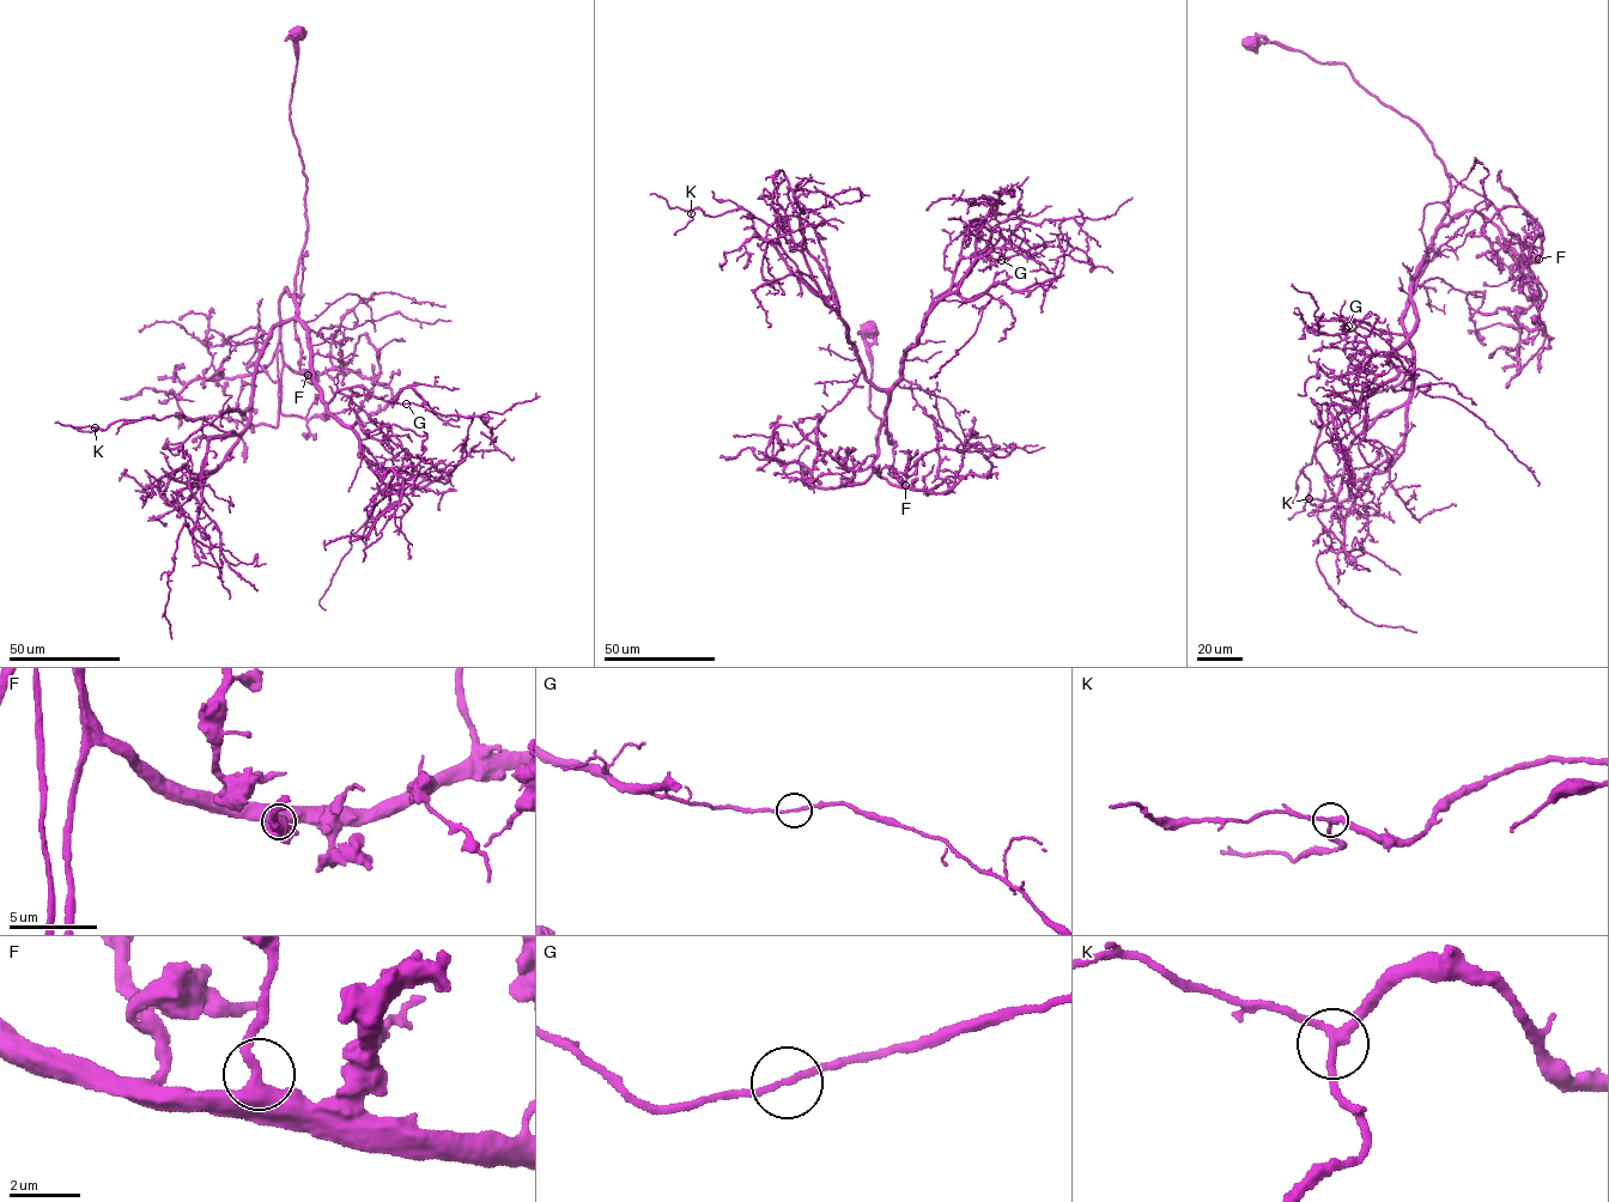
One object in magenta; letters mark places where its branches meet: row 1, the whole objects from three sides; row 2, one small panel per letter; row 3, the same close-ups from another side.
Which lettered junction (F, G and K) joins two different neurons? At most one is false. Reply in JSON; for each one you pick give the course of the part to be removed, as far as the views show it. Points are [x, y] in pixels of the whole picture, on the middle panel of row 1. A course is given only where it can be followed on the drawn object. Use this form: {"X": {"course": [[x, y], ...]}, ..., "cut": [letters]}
{"cut": []}

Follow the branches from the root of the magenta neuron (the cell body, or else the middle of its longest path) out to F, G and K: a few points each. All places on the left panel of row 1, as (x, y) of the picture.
F: (297, 32), (290, 119), (307, 238), (295, 292), (280, 299), (279, 340), (285, 364), (308, 375)
G: (297, 32), (290, 119), (307, 226), (295, 304), (314, 381), (327, 404), (357, 386), (406, 404)
K: (297, 32), (290, 119), (307, 238), (296, 315), (266, 341), (249, 425), (232, 433), (182, 413), (95, 428)

